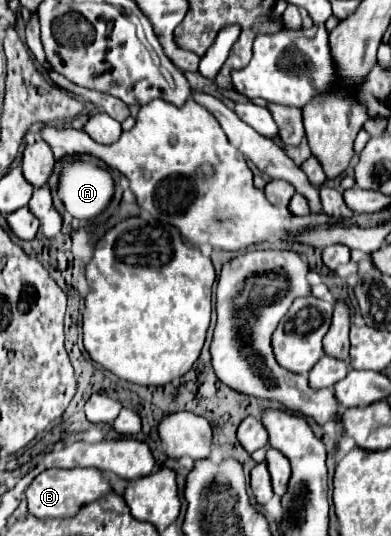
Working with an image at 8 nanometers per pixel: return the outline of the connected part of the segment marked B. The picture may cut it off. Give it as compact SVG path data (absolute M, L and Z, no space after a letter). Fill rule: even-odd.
M51 468L41 472L25 490L25 498L29 502L29 512L37 518L69 518L75 516L85 504L101 498L111 490L109 482L95 468L73 468L61 470Z

